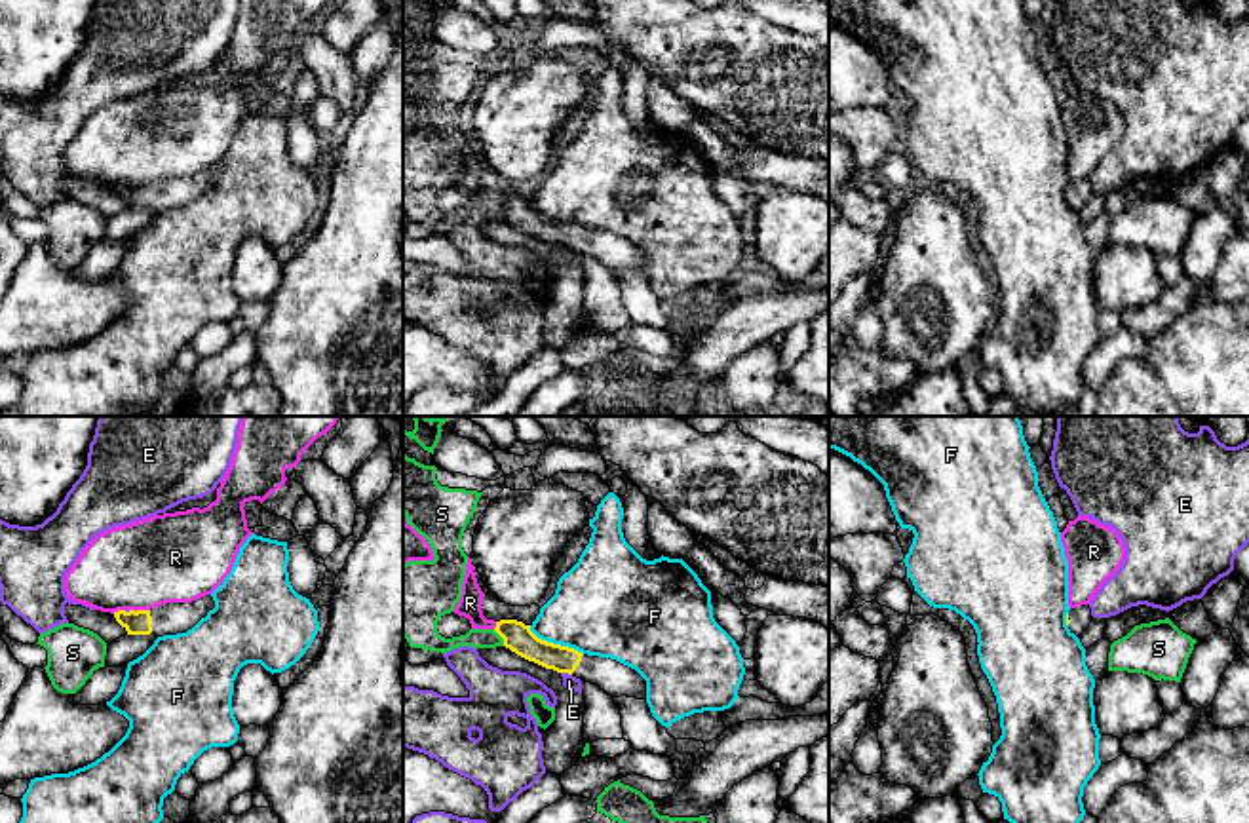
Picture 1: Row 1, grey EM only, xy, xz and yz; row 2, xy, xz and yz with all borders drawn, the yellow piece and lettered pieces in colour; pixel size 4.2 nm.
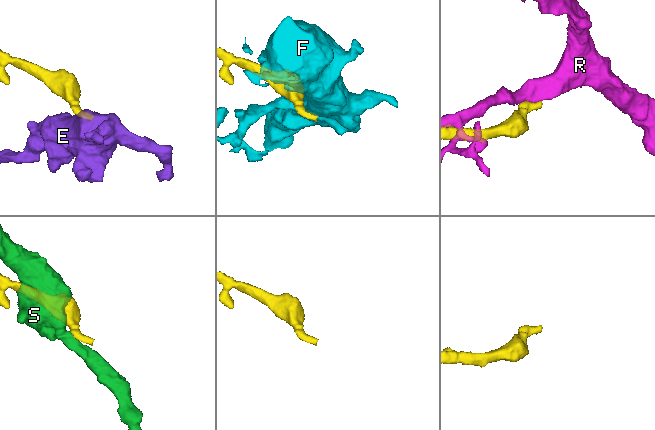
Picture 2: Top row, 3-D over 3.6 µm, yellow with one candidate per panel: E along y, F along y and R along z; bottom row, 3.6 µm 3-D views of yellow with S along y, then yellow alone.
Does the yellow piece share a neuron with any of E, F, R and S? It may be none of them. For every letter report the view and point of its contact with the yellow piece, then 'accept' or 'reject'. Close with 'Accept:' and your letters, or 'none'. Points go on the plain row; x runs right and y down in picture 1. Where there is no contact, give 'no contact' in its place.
E: meets yellow in xz at (567, 246); reject
F: meets yellow in xz at (556, 219); reject
R: meets yellow in xy at (139, 185); reject
S: meets yellow in xz at (500, 210); reject
Accept: none

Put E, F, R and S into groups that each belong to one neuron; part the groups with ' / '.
E / F / R / S

